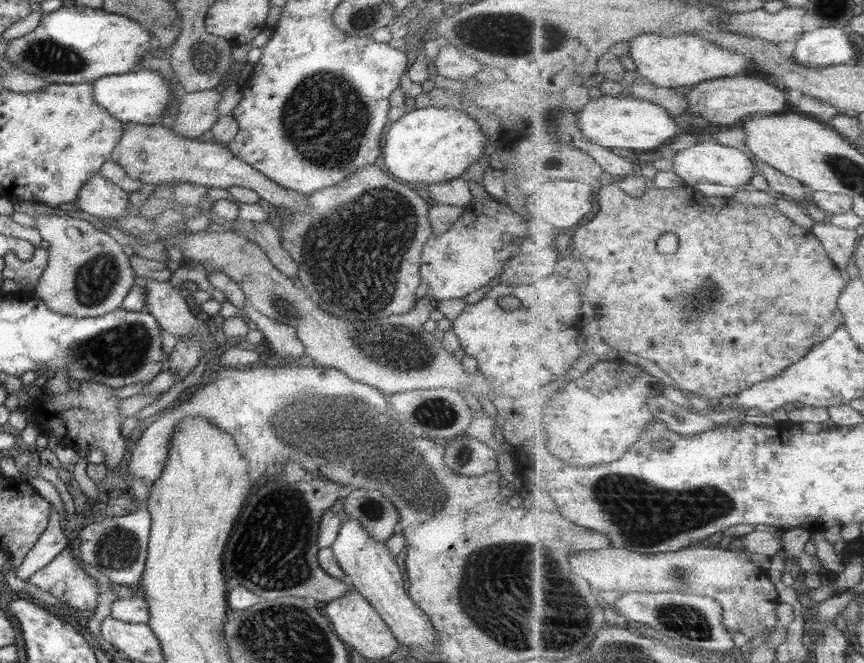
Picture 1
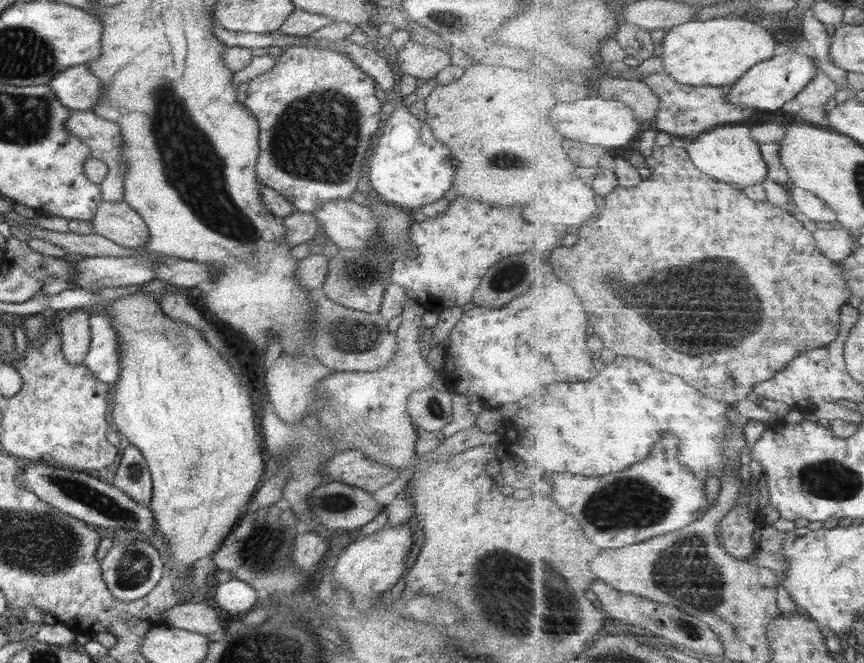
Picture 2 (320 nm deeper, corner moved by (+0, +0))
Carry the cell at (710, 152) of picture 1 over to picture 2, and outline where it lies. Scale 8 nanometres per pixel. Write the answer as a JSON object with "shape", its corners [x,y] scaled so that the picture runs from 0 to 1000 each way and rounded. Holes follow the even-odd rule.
{"shape":[[[837,190],[825,199],[817,199],[809,208],[800,211],[795,226],[811,259],[830,273],[851,279],[855,285],[882,278],[891,265],[880,217],[870,208],[870,196],[865,190]]]}

